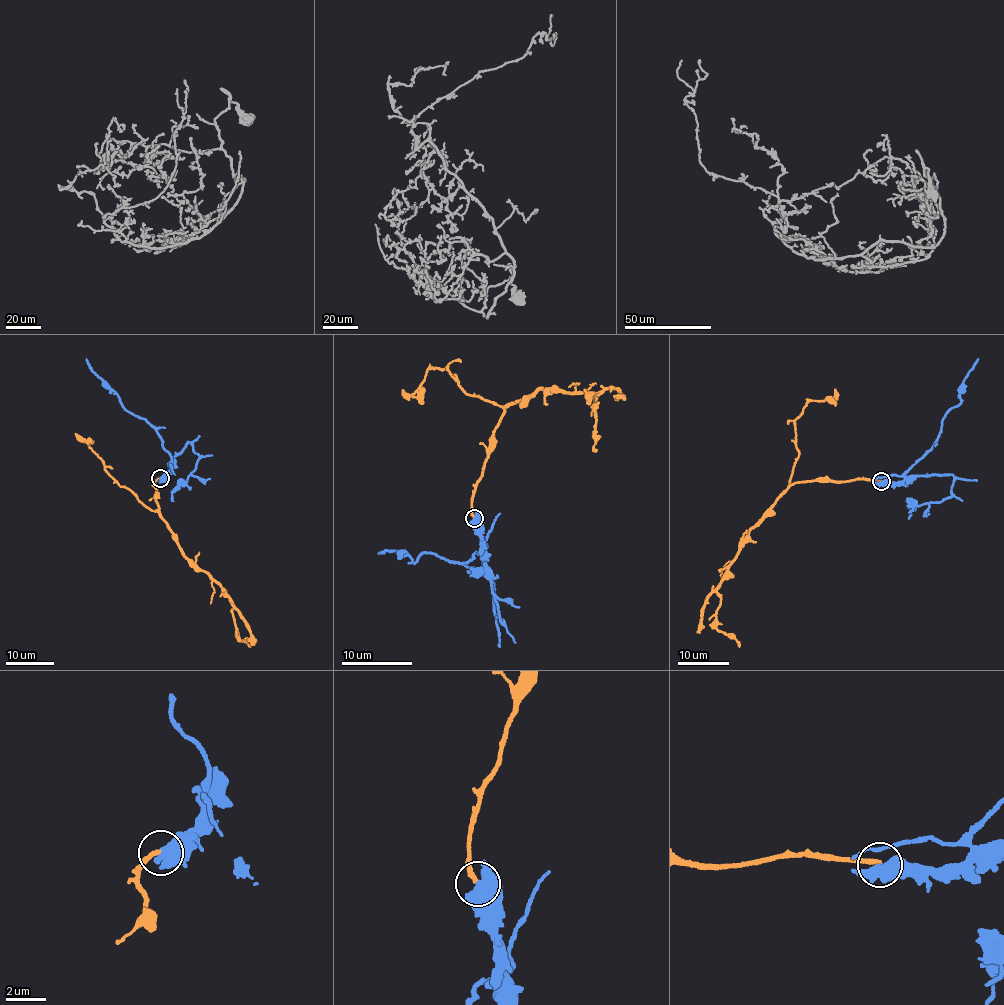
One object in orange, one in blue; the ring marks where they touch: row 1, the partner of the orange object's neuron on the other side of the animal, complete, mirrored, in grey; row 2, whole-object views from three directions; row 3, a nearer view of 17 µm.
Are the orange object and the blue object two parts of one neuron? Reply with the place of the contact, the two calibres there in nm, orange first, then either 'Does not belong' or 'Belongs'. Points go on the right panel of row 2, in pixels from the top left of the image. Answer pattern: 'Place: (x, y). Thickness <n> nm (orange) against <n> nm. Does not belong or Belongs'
Place: (881, 481). Thickness 240 nm (orange) against 550 nm. Does not belong

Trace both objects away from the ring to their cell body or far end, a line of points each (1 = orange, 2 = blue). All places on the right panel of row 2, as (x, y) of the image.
1: (881, 481), (796, 481), (749, 531), (717, 590), (720, 603), (716, 626), (731, 634), (738, 647)
2: (881, 481), (900, 483), (931, 447), (940, 432), (944, 415), (961, 402), (964, 378), (978, 358)

